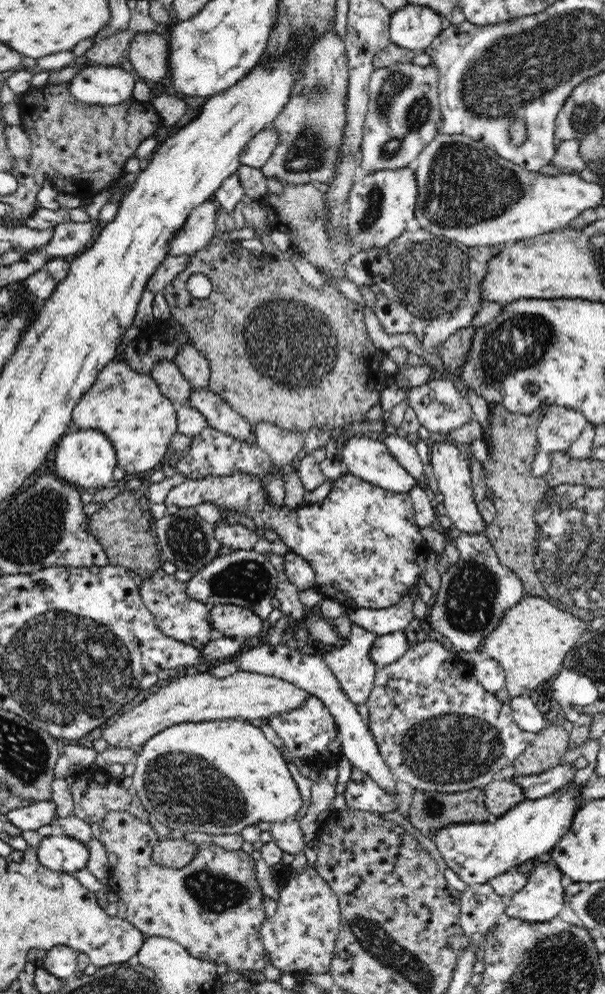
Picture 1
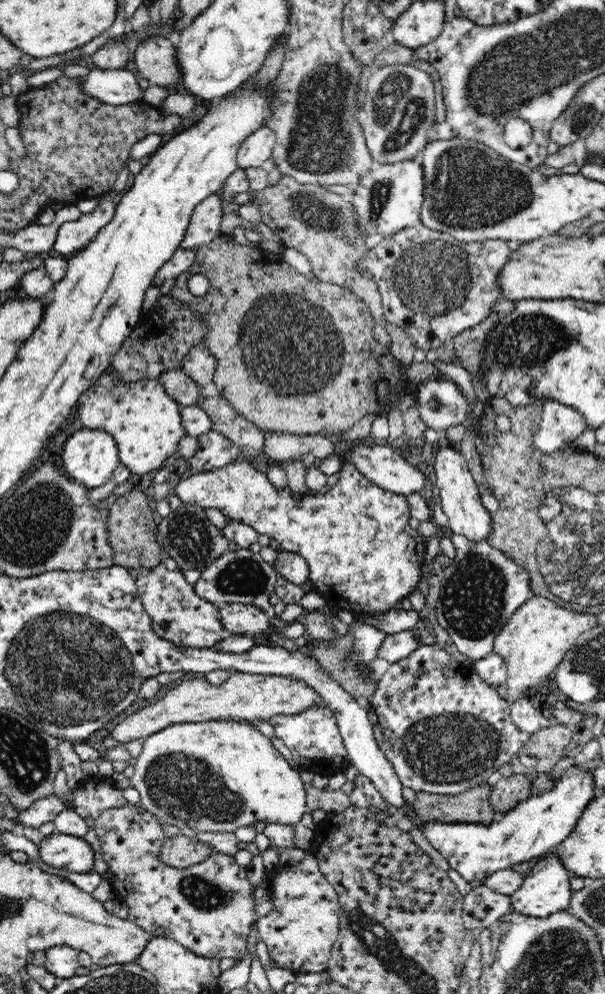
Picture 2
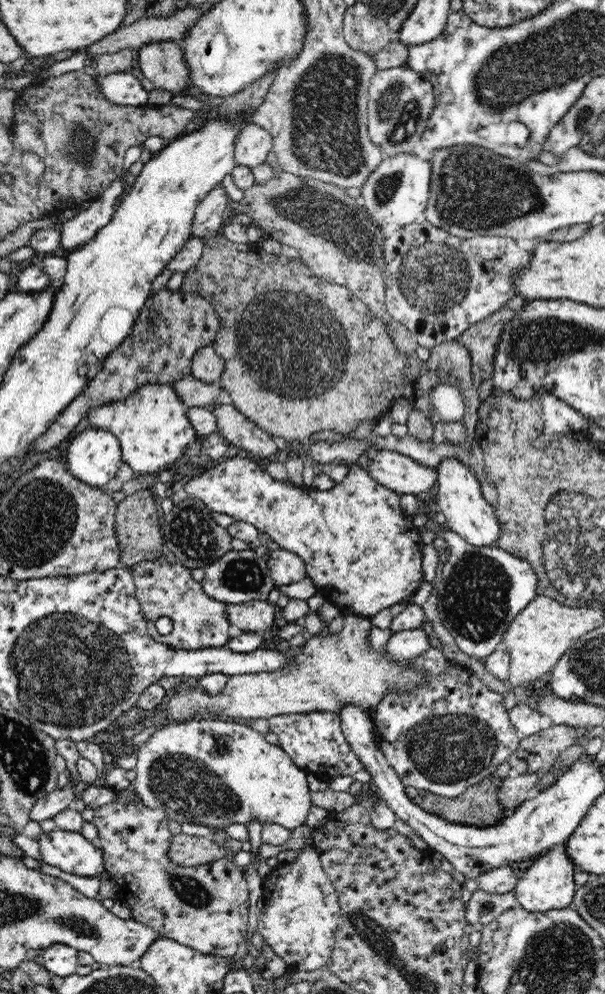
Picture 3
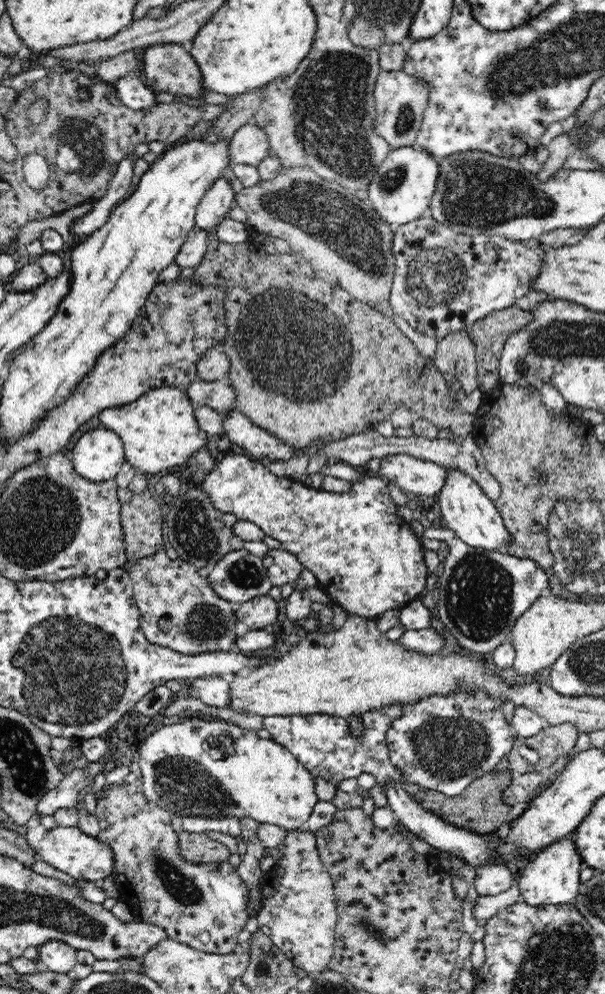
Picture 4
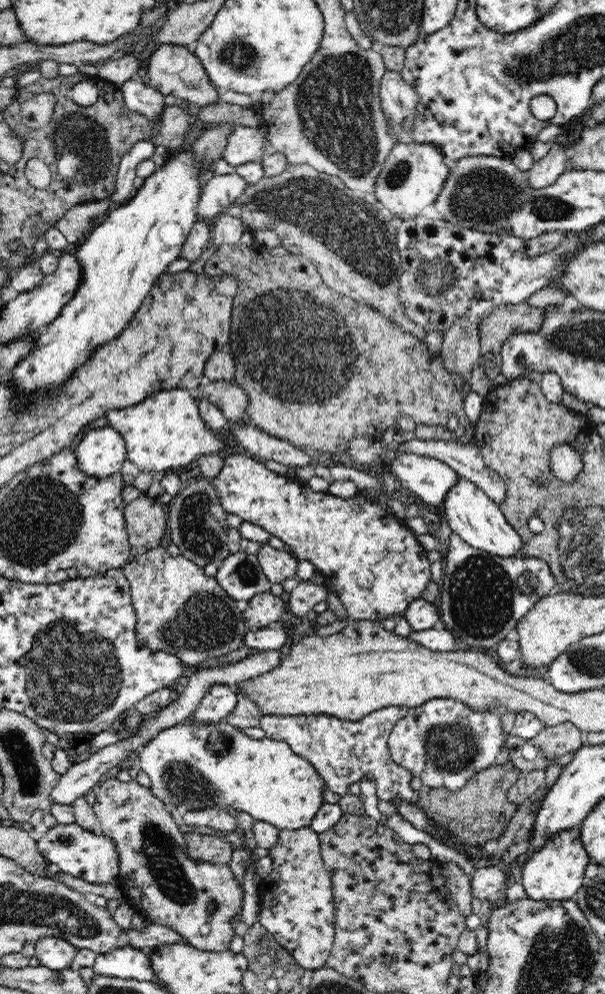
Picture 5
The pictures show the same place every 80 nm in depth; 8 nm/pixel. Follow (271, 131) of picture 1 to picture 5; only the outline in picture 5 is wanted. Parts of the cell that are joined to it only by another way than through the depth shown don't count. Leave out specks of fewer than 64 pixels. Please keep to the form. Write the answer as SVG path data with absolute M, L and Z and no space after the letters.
M236 126L229 136L222 158L232 166L249 162L262 162L264 150L264 131L262 128Z

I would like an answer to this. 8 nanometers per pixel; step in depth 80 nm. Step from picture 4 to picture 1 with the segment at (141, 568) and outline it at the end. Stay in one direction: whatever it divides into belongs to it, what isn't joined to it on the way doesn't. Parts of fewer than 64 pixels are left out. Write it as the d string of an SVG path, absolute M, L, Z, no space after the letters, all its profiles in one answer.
M162 567L154 571L149 579L139 580L139 593L147 609L154 615L160 630L174 640L189 644L197 649L210 640L212 625L208 621L207 606L192 600L184 593L184 582L177 580L174 575L167 574Z

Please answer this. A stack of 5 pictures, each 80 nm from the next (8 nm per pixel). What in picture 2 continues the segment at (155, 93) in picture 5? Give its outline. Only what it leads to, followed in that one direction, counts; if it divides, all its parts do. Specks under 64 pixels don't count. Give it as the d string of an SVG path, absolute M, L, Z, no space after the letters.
M96 67L82 77L78 89L109 105L128 104L143 98L136 76L124 68L104 70Z

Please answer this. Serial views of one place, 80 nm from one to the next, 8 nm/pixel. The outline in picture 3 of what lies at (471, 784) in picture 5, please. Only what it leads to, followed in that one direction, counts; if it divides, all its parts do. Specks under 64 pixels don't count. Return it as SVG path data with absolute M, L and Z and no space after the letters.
M490 778L482 780L454 798L418 791L413 802L424 812L452 823L488 827L500 822L505 816L504 807L498 803L497 797L501 782Z

